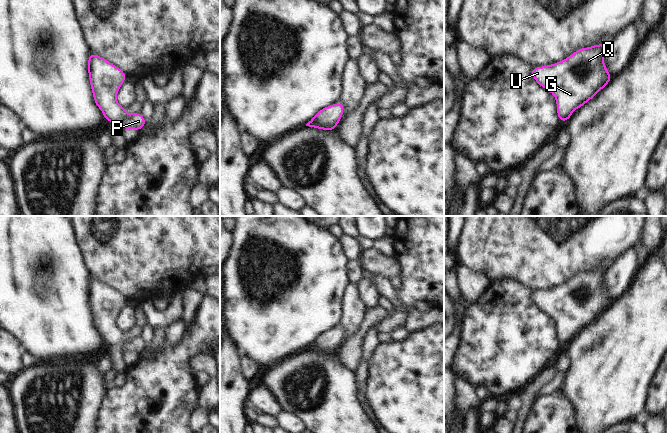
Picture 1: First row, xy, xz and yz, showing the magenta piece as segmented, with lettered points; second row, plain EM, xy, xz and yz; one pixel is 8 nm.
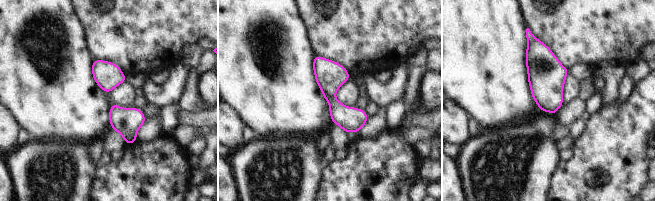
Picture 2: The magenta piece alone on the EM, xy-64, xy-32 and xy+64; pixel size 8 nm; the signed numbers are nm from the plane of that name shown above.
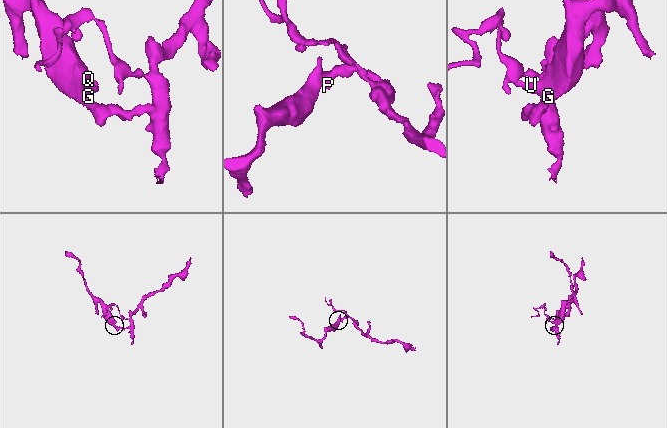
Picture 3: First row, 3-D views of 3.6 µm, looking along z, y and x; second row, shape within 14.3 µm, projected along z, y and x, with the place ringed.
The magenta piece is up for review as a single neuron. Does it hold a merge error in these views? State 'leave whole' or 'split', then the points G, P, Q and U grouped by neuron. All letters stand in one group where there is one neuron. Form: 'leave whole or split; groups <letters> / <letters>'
leave whole; groups G P Q U

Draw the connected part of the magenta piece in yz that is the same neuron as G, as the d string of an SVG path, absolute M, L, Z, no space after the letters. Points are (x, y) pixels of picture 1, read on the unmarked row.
M597 268L580 272L558 287L532 293L536 306L555 320L561 346L567 345L573 334L587 327L613 303L603 286L607 271Z

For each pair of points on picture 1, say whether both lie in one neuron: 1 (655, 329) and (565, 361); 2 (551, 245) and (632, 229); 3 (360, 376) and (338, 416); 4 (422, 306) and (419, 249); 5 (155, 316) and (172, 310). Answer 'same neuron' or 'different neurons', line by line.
1: different neurons
2: same neuron
3: different neurons
4: different neurons
5: same neuron

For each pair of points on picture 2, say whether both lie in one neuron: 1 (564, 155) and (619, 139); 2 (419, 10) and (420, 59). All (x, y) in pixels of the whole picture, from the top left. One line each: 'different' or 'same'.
1: different
2: different

